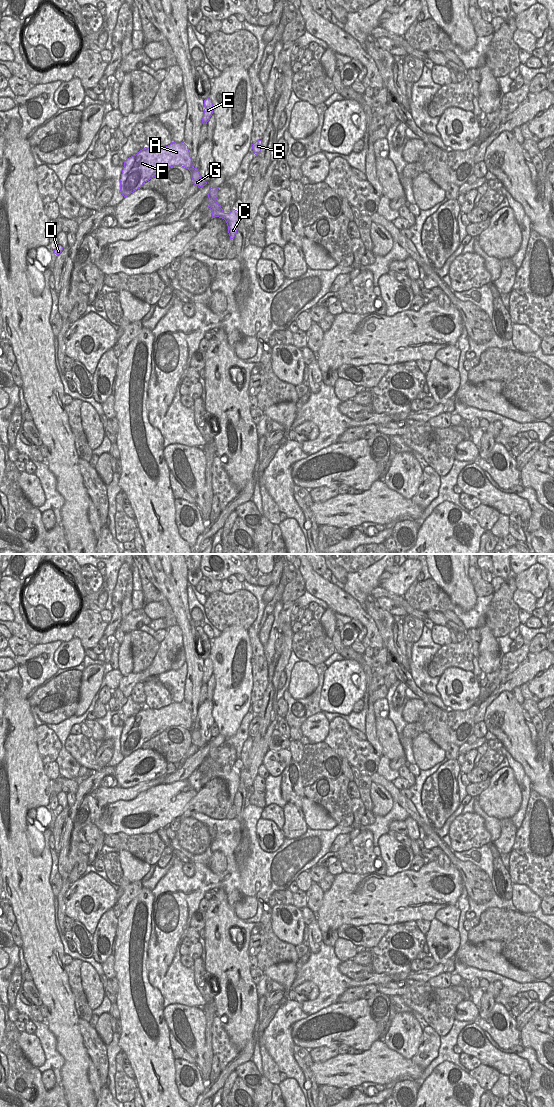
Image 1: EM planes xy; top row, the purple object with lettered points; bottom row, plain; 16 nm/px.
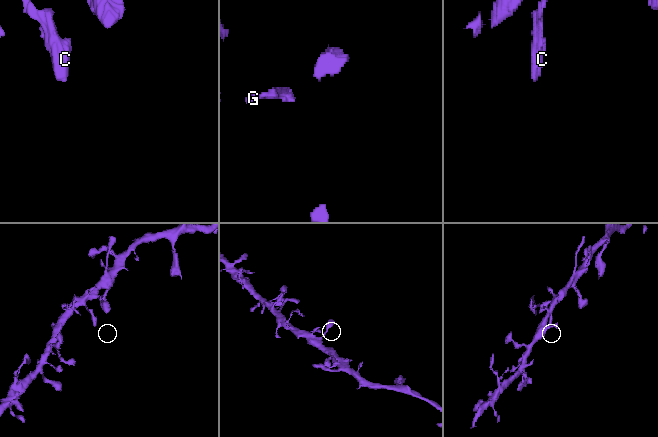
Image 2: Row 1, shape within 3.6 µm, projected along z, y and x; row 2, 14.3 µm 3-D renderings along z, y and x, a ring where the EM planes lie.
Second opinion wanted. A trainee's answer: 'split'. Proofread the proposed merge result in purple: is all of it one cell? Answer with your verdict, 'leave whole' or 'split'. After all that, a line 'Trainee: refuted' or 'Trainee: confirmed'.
leave whole
Trainee: refuted

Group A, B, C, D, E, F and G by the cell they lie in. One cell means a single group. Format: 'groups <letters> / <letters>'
groups A B C D E F G

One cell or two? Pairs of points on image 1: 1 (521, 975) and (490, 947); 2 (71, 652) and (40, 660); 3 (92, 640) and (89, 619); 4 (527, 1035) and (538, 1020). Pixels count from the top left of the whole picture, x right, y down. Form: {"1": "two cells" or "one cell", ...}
{"1": "one cell", "2": "two cells", "3": "one cell", "4": "two cells"}

